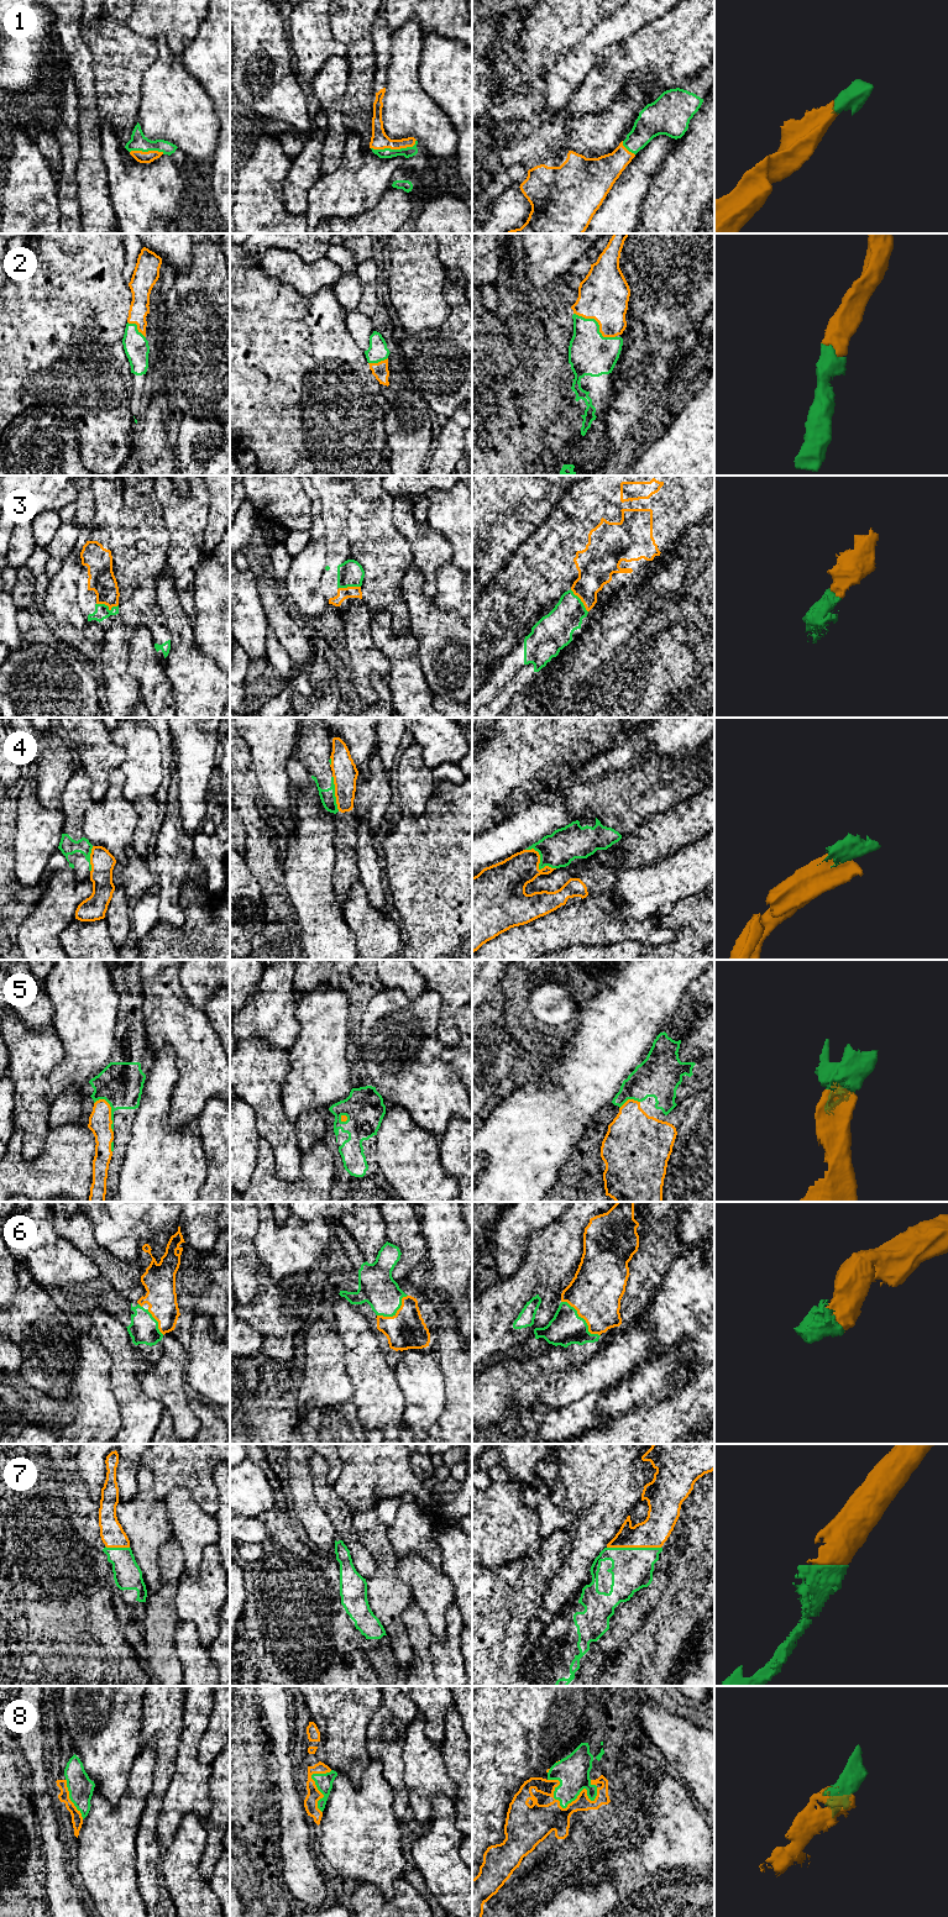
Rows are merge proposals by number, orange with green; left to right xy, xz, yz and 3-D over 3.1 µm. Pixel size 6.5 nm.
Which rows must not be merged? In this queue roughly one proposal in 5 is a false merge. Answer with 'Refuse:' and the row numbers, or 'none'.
Refuse: 4

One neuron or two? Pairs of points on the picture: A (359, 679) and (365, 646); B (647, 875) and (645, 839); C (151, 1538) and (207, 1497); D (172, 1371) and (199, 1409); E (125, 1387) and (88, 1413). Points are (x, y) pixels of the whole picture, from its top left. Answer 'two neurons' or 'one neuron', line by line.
A: one neuron
B: two neurons
C: two neurons
D: two neurons
E: two neurons

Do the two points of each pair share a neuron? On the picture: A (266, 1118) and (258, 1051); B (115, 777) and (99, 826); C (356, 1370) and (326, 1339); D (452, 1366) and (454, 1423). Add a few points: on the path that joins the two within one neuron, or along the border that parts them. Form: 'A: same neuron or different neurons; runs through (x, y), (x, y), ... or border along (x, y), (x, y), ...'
A: same neuron; runs through (266, 1102), (258, 1083), (258, 1067)
B: same neuron; runs through (114, 789), (114, 812), (111, 814)
C: different neurons; border along (338, 1329), (344, 1348), (345, 1371), (352, 1386)
D: same neuron; runs through (456, 1380), (456, 1409)

